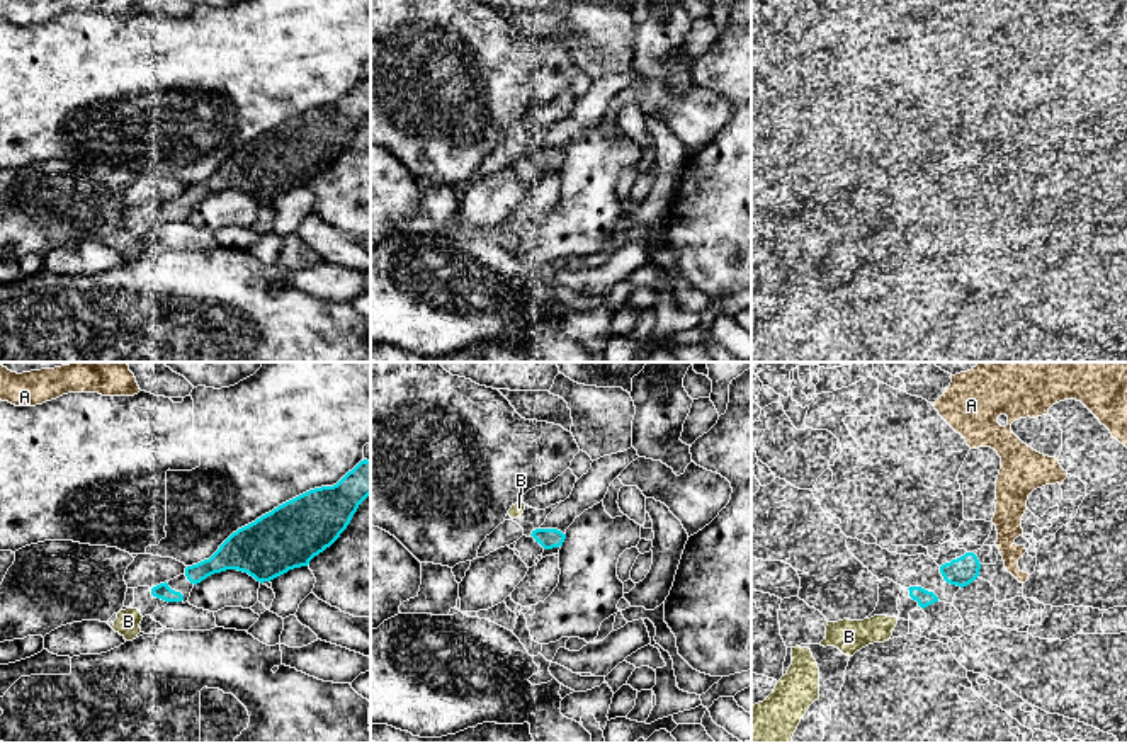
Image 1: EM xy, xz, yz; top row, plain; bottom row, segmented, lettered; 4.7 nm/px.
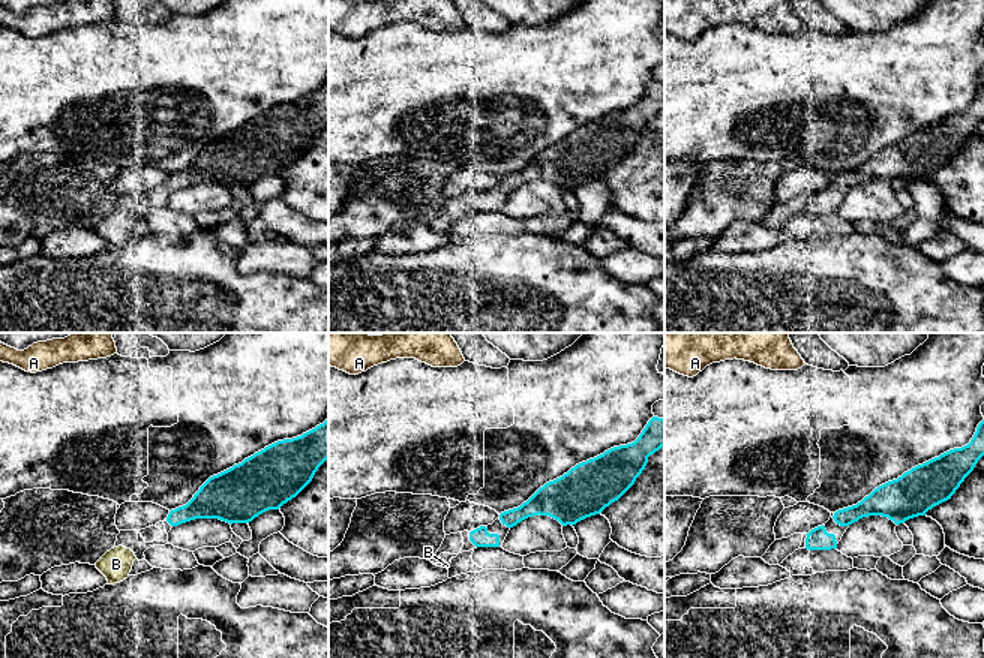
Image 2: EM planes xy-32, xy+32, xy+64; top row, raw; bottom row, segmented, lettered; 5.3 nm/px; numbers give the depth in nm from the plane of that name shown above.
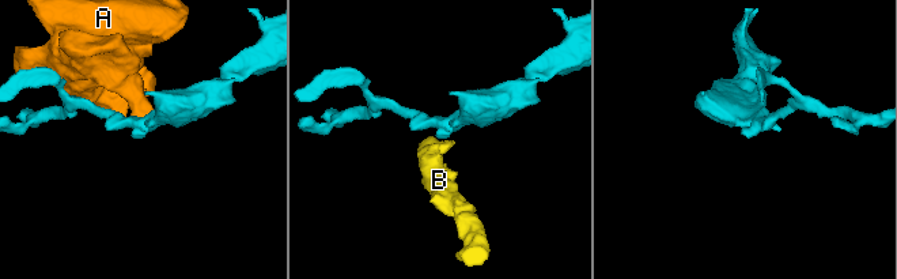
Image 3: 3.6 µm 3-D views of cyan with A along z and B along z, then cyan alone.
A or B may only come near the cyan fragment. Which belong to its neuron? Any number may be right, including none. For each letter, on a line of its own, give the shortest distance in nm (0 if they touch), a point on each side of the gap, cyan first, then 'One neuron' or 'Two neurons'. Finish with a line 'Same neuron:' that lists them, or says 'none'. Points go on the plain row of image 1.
A: Distance 110 nm. Across: yz (976, 175), (996, 164). Two neurons
B: Distance 100 nm. Across: xz (532, 150), (519, 135). One neuron
Same neuron: B

